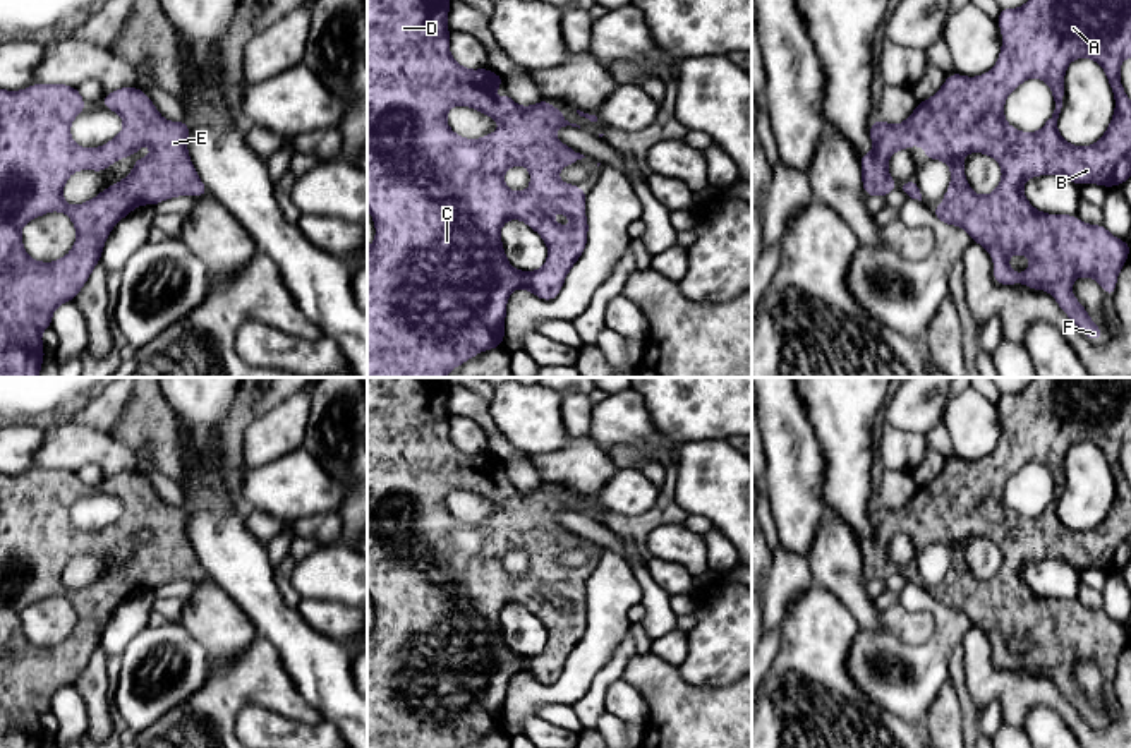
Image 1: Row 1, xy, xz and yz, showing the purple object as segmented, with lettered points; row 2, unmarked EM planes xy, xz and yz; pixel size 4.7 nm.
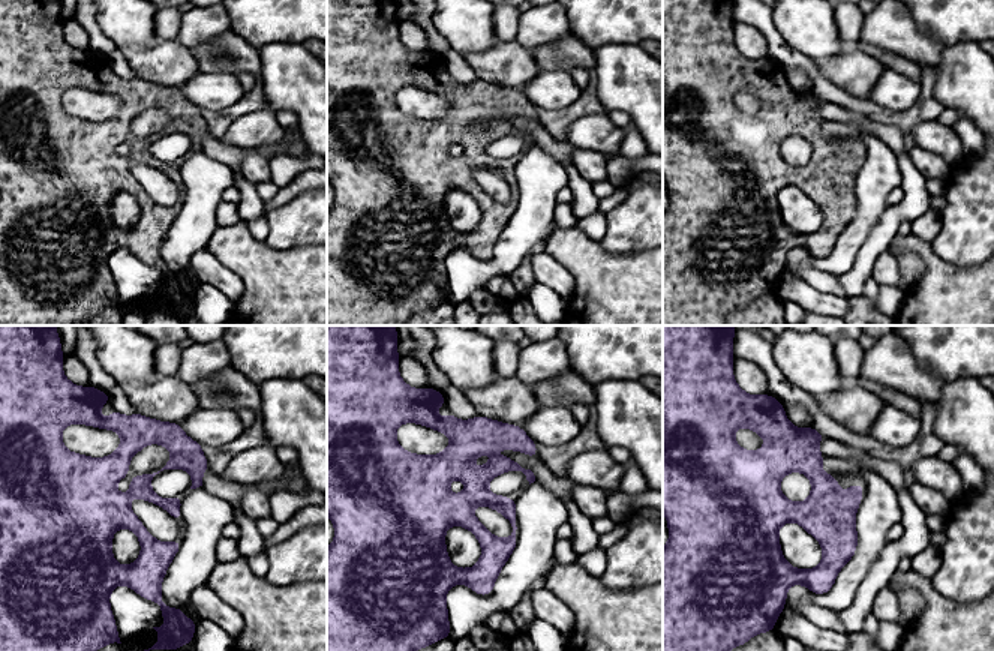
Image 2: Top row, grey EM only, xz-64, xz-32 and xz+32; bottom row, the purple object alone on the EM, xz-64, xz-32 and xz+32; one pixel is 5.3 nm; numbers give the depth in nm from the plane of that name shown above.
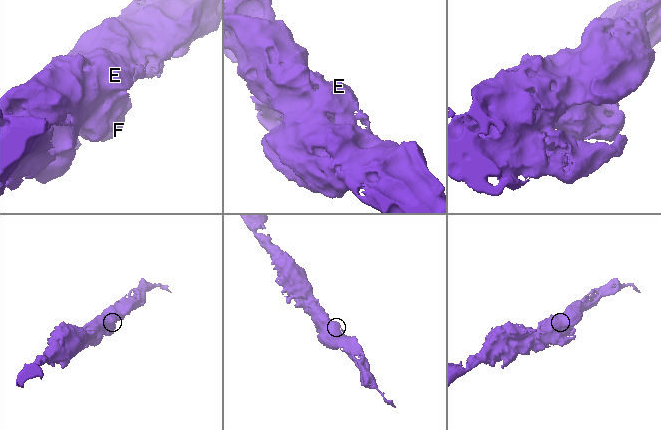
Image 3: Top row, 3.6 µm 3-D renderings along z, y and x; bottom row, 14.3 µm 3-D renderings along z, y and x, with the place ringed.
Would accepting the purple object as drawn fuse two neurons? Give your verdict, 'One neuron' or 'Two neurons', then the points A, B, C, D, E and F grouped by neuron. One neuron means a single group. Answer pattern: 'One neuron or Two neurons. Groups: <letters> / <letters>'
One neuron. Groups: A B C D E F

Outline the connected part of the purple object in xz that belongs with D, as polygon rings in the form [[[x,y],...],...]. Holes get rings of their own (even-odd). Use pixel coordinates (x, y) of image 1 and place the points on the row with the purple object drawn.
[[[367,0],[367,209],[371,211],[376,225],[374,244],[367,247],[367,377],[446,377],[451,369],[462,365],[479,352],[501,347],[505,338],[506,302],[511,290],[530,290],[542,300],[554,300],[568,271],[584,254],[587,245],[587,194],[580,187],[573,184],[563,184],[558,178],[558,172],[563,166],[572,165],[585,156],[554,137],[554,130],[559,127],[572,125],[580,129],[580,125],[570,124],[558,108],[544,100],[532,106],[518,106],[510,98],[508,91],[505,91],[503,100],[498,100],[494,91],[503,84],[501,75],[491,72],[489,69],[469,70],[458,65],[450,55],[450,5],[451,0]],[[457,105],[470,106],[484,115],[493,117],[501,129],[475,141],[457,136],[446,124],[448,110]],[[513,165],[523,165],[530,172],[530,187],[523,192],[513,192],[505,185],[503,175]],[[553,211],[561,211],[566,214],[572,220],[572,226],[565,228],[556,223],[551,218]],[[513,218],[522,220],[532,230],[535,230],[549,249],[546,264],[537,271],[513,269],[505,256],[499,230],[508,220]]]

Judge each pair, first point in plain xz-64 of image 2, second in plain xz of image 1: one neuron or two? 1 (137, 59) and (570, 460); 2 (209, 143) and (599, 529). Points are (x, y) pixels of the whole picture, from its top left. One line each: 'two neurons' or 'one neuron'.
1: one neuron
2: one neuron

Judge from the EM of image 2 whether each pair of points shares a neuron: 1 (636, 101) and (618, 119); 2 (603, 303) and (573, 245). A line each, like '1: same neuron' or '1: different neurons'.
1: different neurons
2: same neuron

